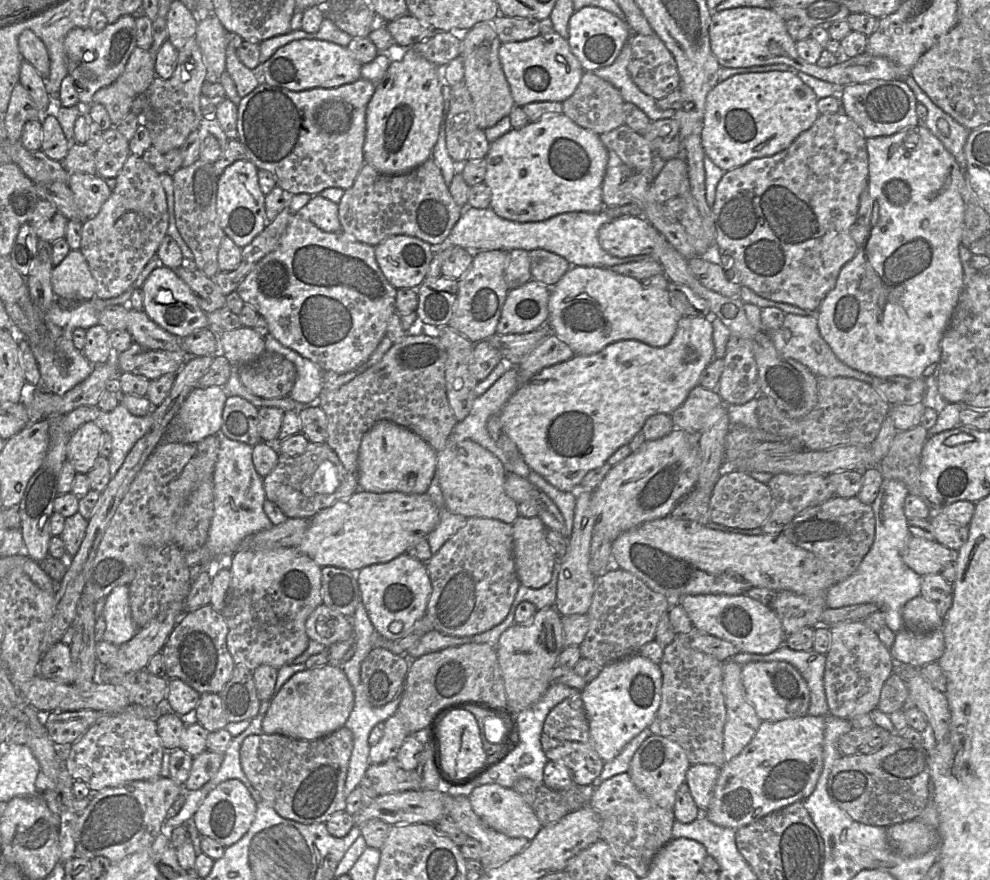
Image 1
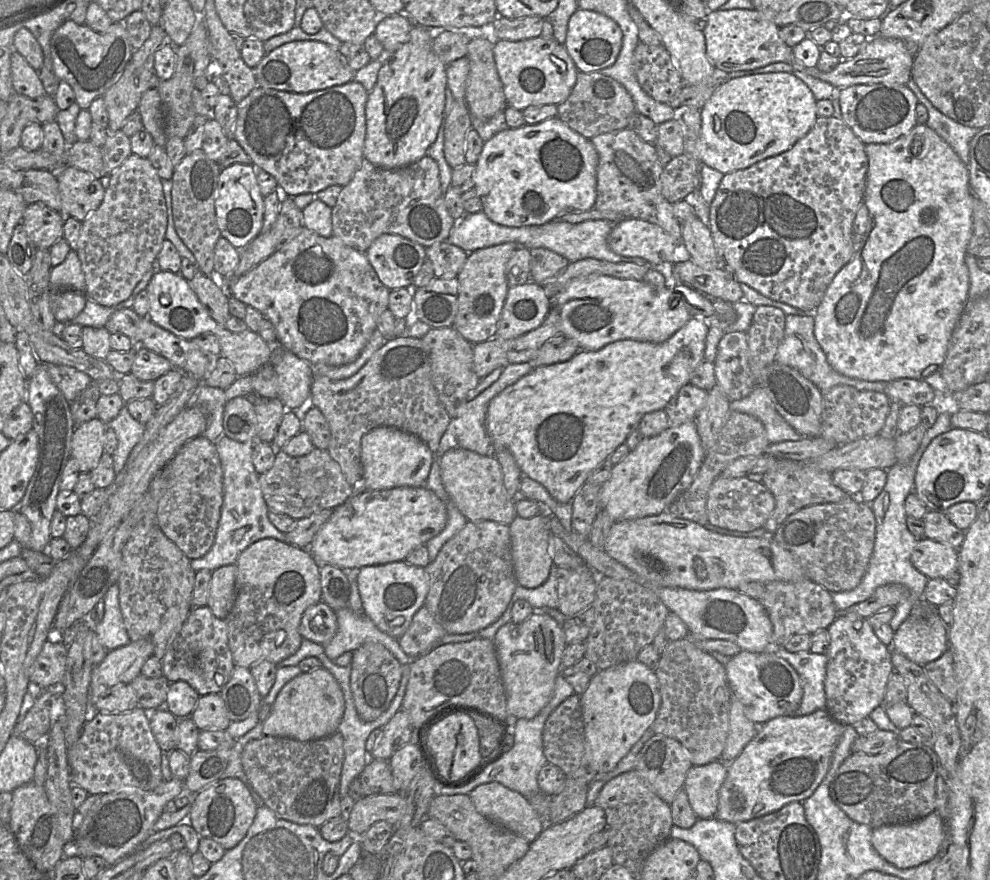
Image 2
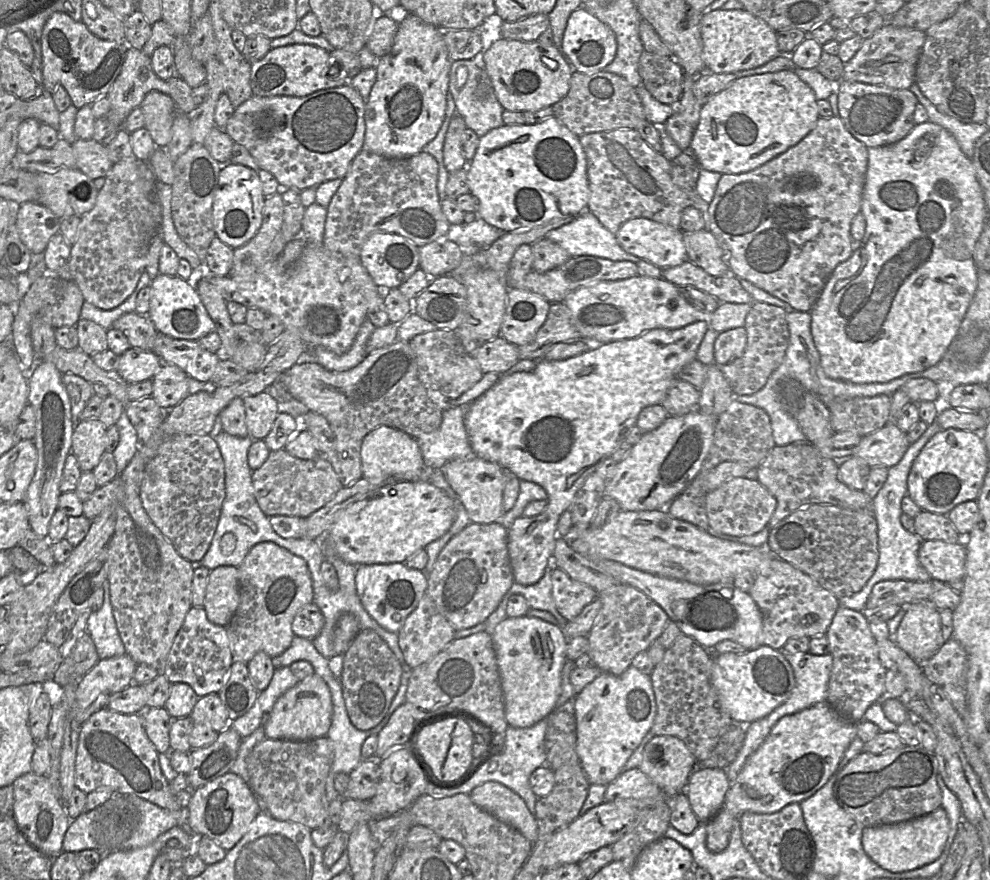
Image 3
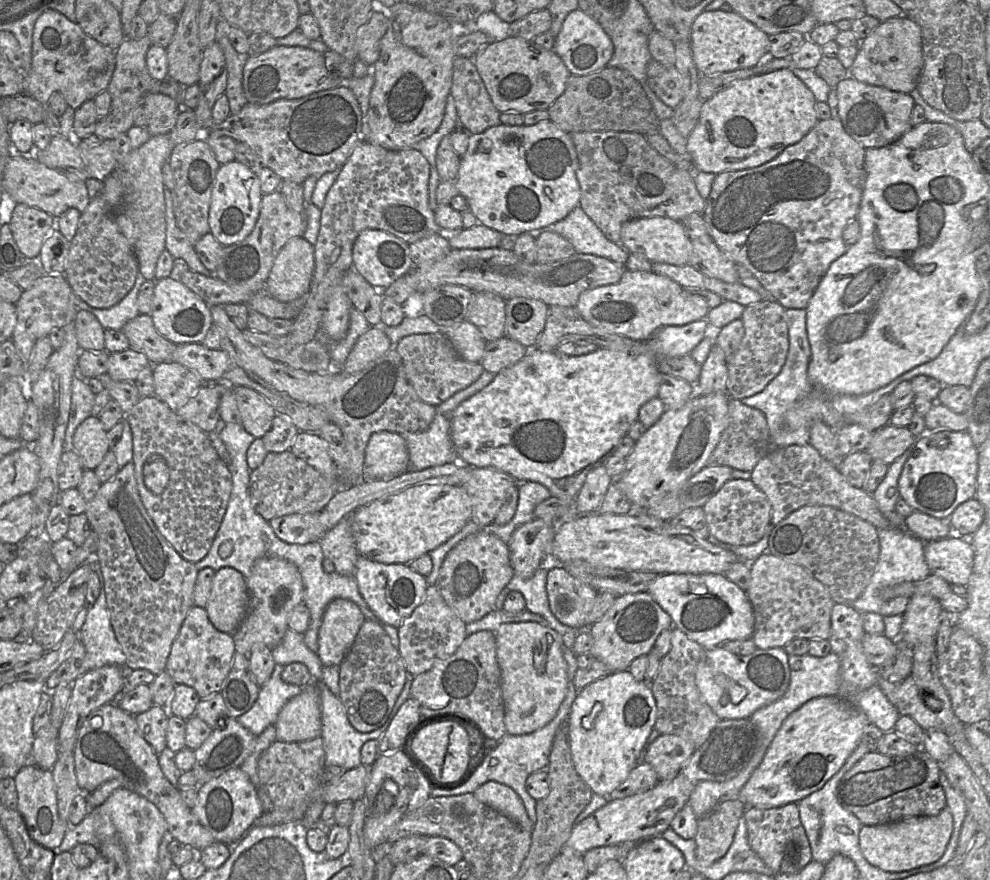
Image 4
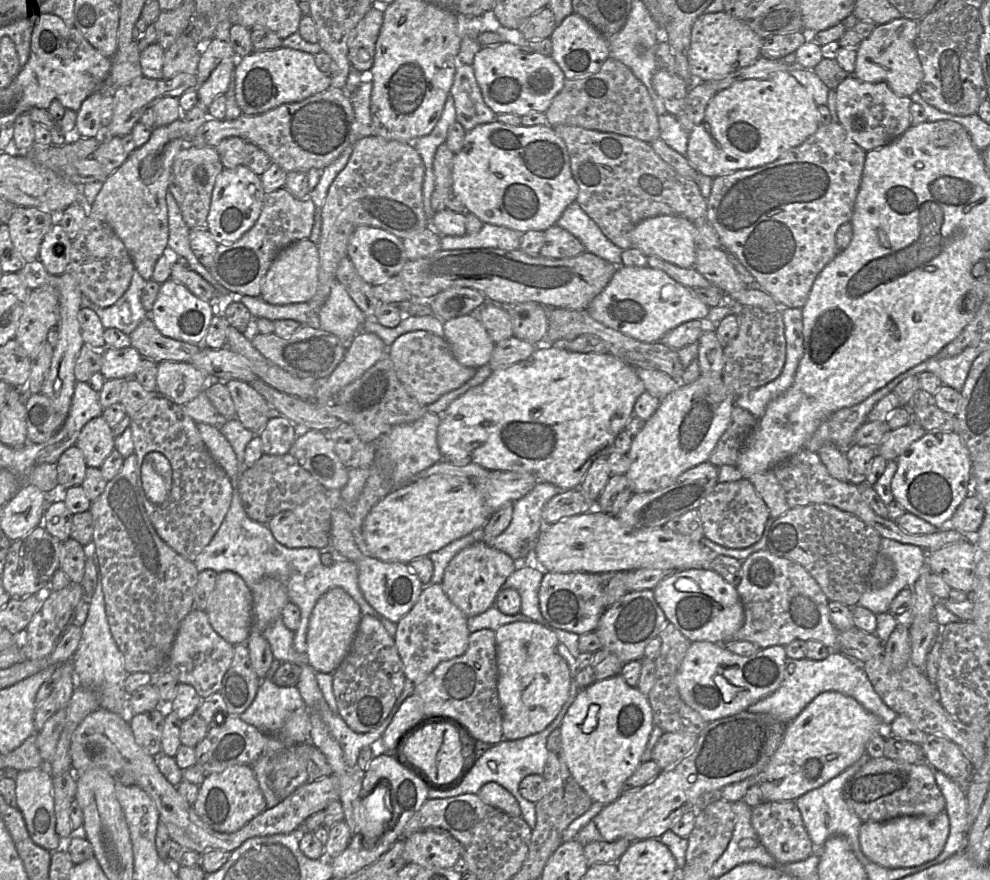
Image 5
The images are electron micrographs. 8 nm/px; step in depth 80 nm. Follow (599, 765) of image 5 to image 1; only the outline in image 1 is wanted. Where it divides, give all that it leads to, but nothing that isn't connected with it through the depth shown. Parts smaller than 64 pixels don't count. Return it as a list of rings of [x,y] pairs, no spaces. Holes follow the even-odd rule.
[[[638,653],[605,665],[598,676],[586,684],[581,691],[581,698],[588,717],[593,747],[604,762],[615,758],[635,736],[649,728],[661,703],[661,686],[659,665]]]

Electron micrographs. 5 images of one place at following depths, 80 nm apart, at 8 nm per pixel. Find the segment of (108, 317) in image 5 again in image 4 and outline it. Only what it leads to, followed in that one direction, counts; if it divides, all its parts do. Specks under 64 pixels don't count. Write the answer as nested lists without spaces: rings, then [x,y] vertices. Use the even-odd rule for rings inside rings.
[[[138,272],[133,288],[118,304],[110,308],[94,308],[77,297],[76,307],[78,310],[85,310],[92,313],[104,329],[121,330],[126,323],[140,314],[137,306],[137,298],[140,287],[145,281],[146,279],[143,275]]]

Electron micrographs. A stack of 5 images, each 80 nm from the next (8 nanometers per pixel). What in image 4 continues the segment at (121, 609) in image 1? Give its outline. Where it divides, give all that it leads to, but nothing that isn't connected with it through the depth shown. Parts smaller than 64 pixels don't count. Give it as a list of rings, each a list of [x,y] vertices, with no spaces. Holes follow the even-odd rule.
[[[94,564],[99,580],[100,594],[89,608],[85,623],[79,631],[79,638],[86,650],[88,671],[105,665],[116,665],[126,670],[126,656],[111,625],[103,574]]]

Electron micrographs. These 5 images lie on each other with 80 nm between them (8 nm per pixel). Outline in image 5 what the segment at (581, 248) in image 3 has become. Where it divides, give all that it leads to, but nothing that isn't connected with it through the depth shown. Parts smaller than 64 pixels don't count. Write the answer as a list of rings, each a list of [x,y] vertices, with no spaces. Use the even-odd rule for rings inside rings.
[[[575,201],[569,204],[556,225],[573,234],[584,245],[587,252],[593,253],[604,260],[621,266],[622,249],[612,243]]]

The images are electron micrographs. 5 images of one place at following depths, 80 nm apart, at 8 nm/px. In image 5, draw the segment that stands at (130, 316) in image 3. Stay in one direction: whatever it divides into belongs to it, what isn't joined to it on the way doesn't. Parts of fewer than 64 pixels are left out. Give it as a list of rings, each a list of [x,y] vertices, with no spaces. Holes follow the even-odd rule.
[[[150,315],[129,335],[131,346],[143,358],[156,363],[164,361],[190,362],[192,356],[201,348],[202,344],[175,340],[162,335],[155,327]]]

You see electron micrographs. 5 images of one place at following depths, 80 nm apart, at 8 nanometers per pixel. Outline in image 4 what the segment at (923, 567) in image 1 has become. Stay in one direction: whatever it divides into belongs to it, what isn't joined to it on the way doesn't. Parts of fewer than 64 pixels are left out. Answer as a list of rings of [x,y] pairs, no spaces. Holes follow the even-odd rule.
[[[958,534],[924,542],[924,556],[930,572],[948,583],[967,585],[974,563],[972,544]]]

